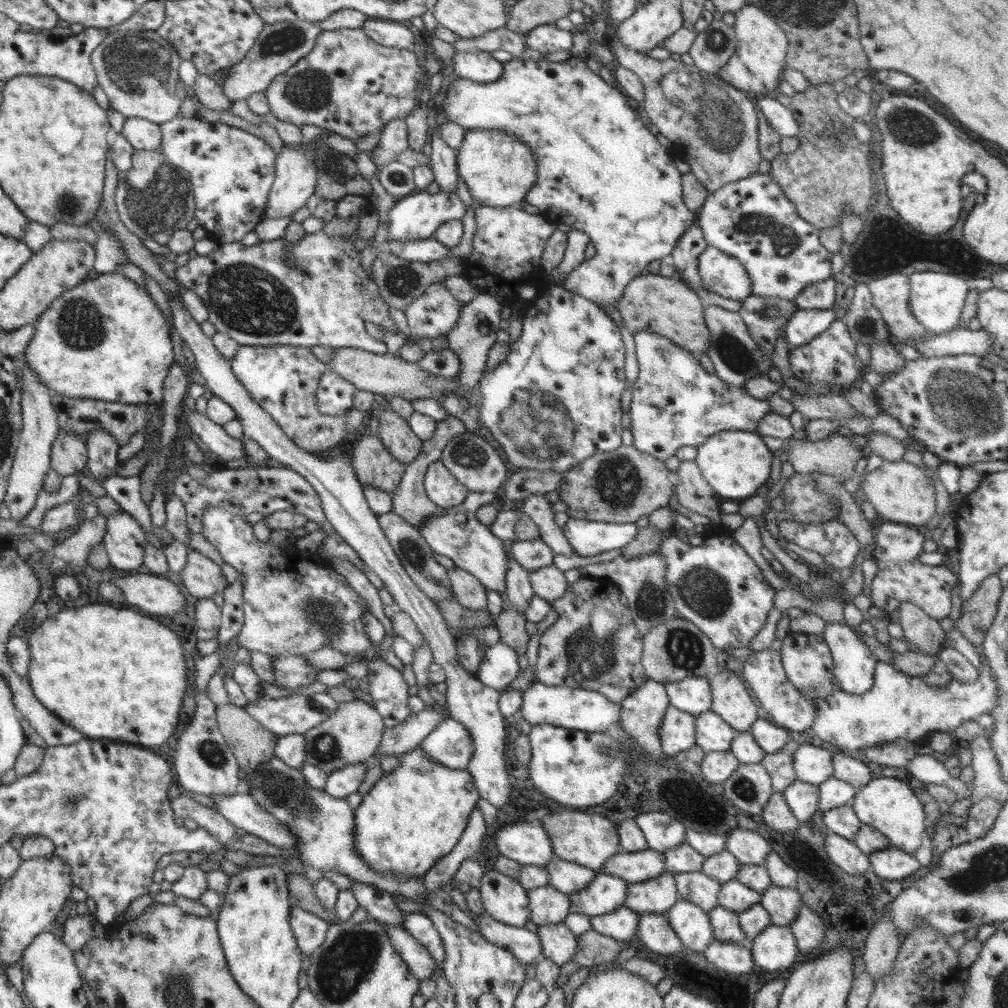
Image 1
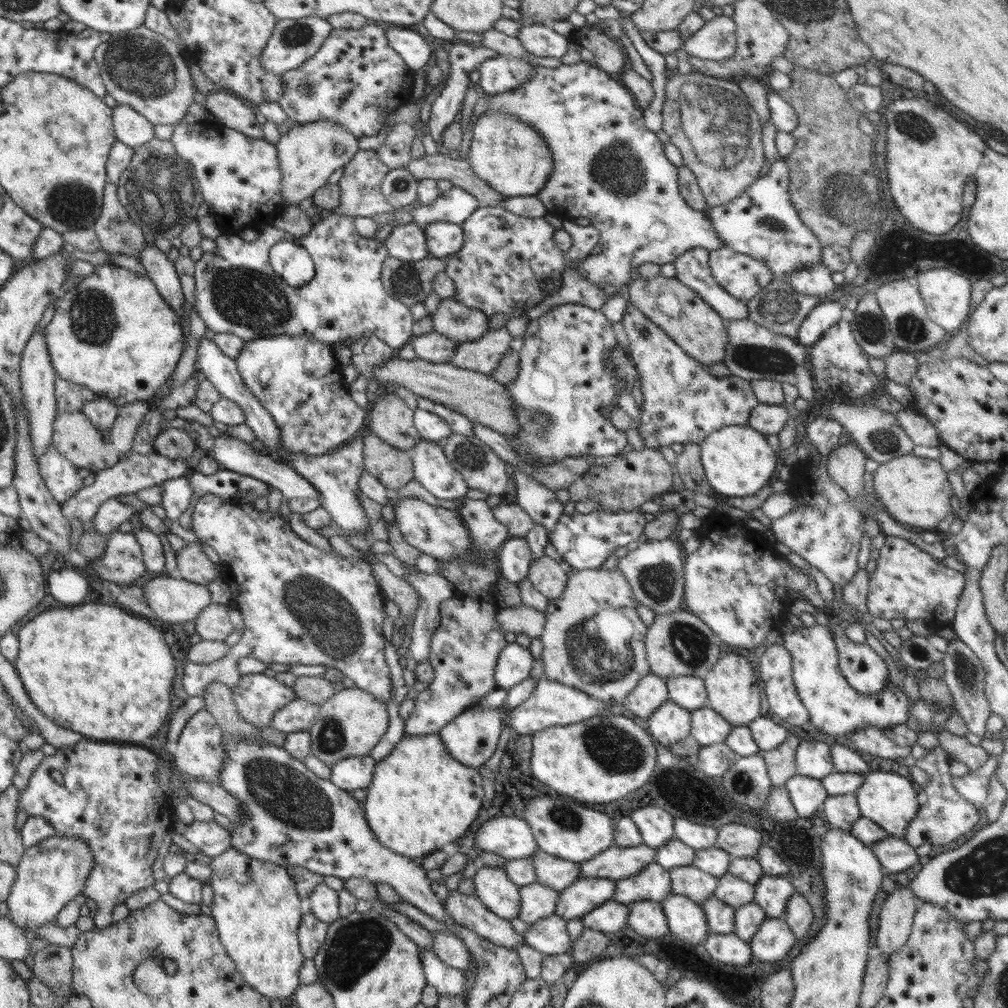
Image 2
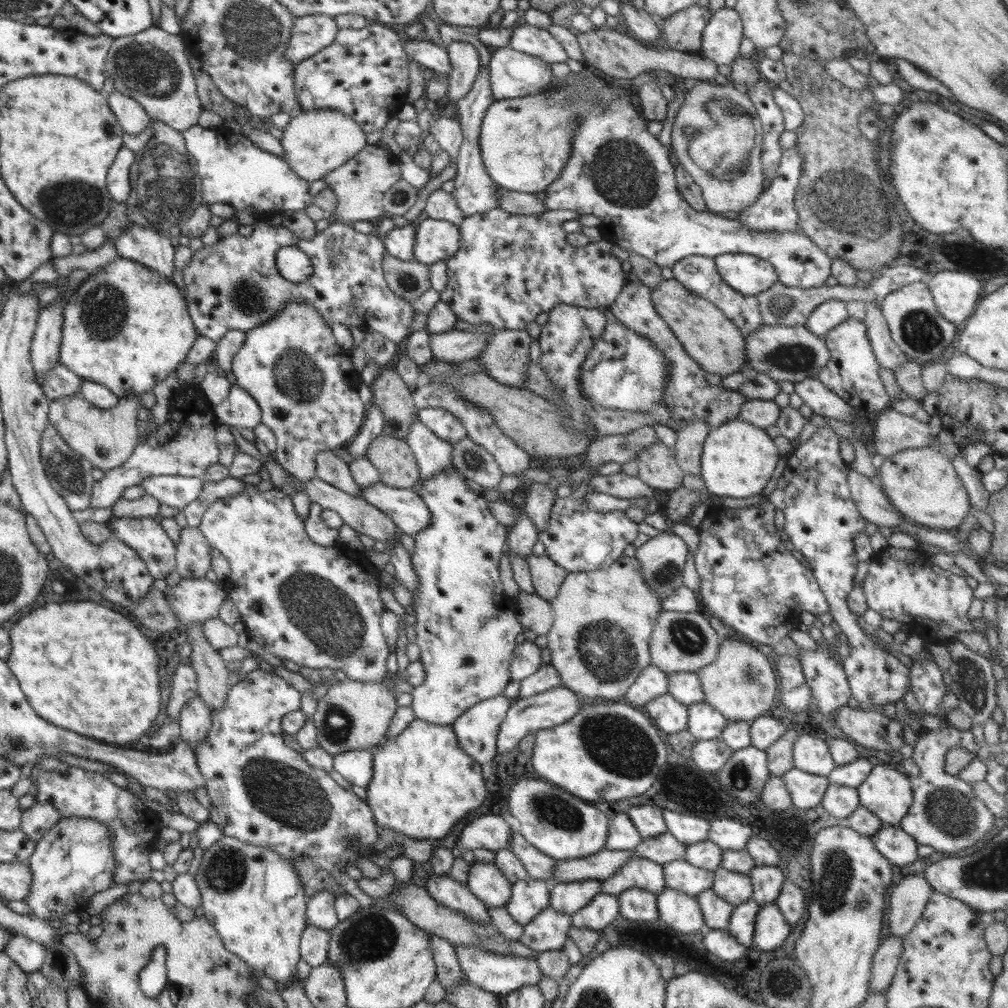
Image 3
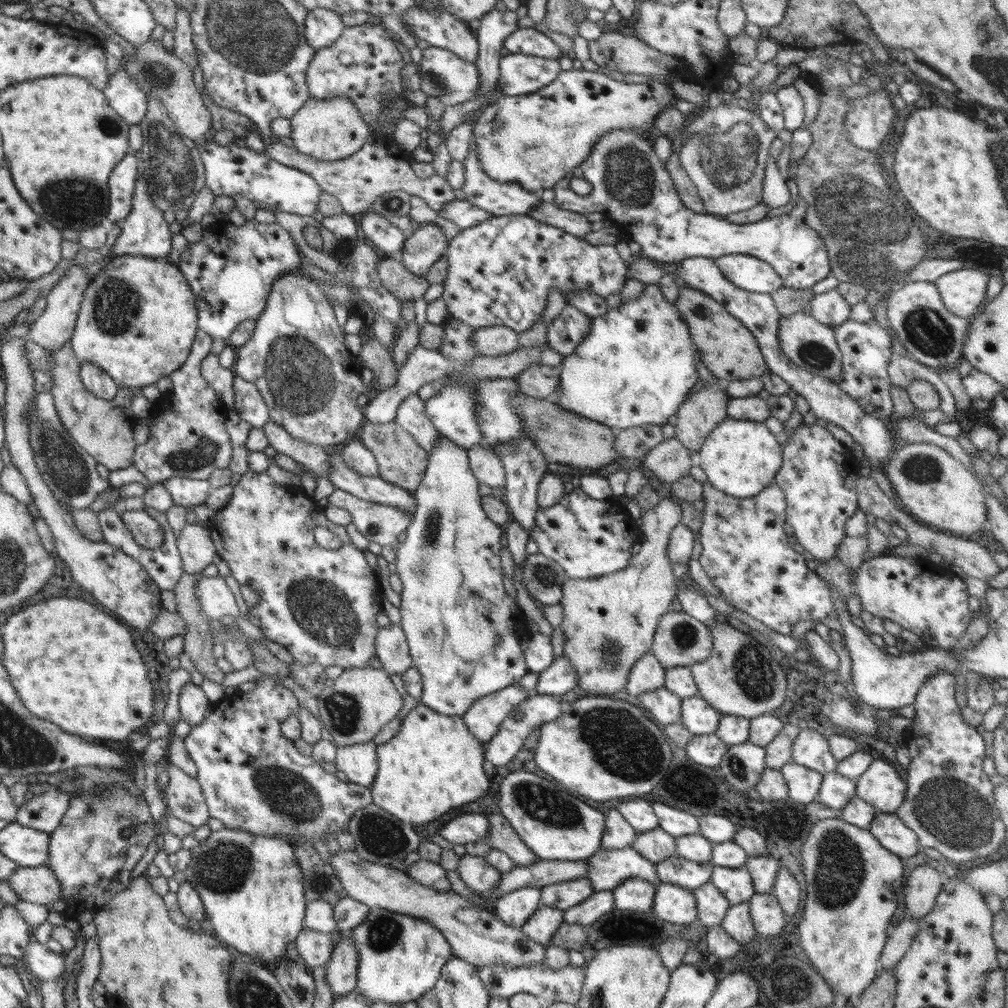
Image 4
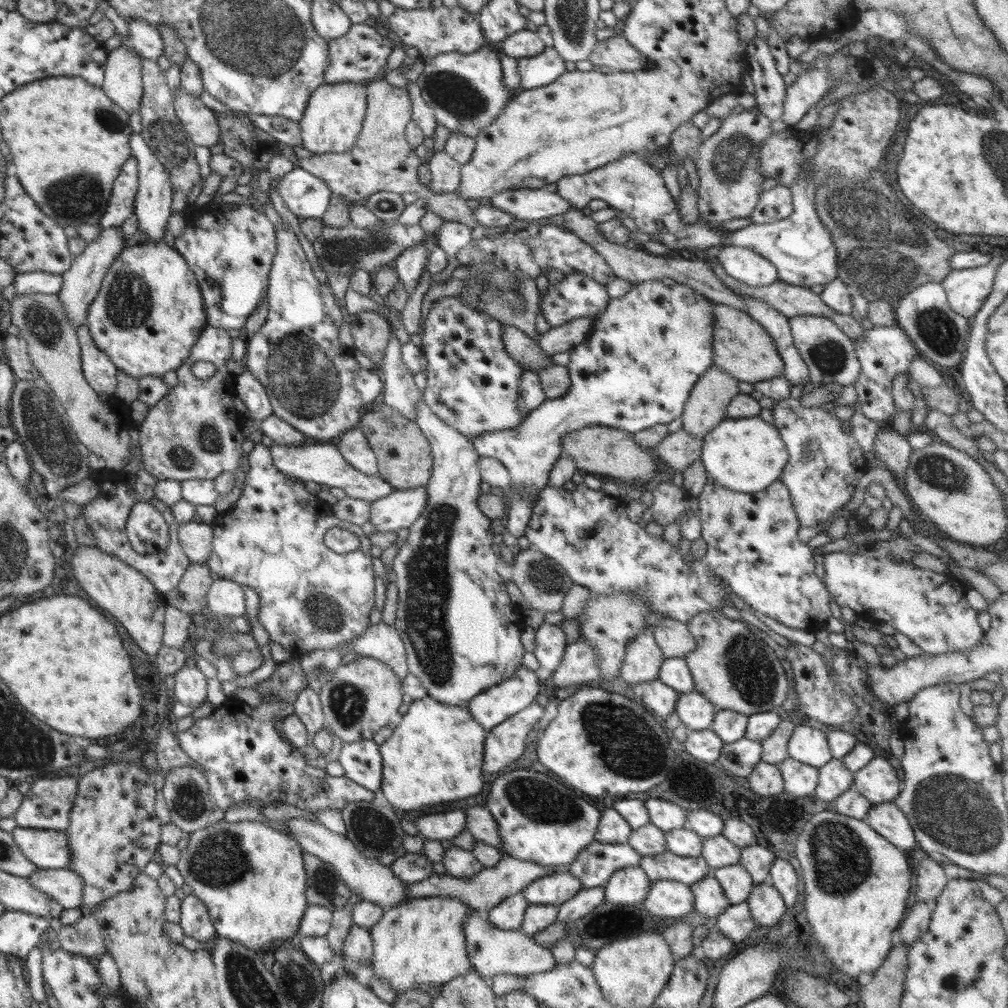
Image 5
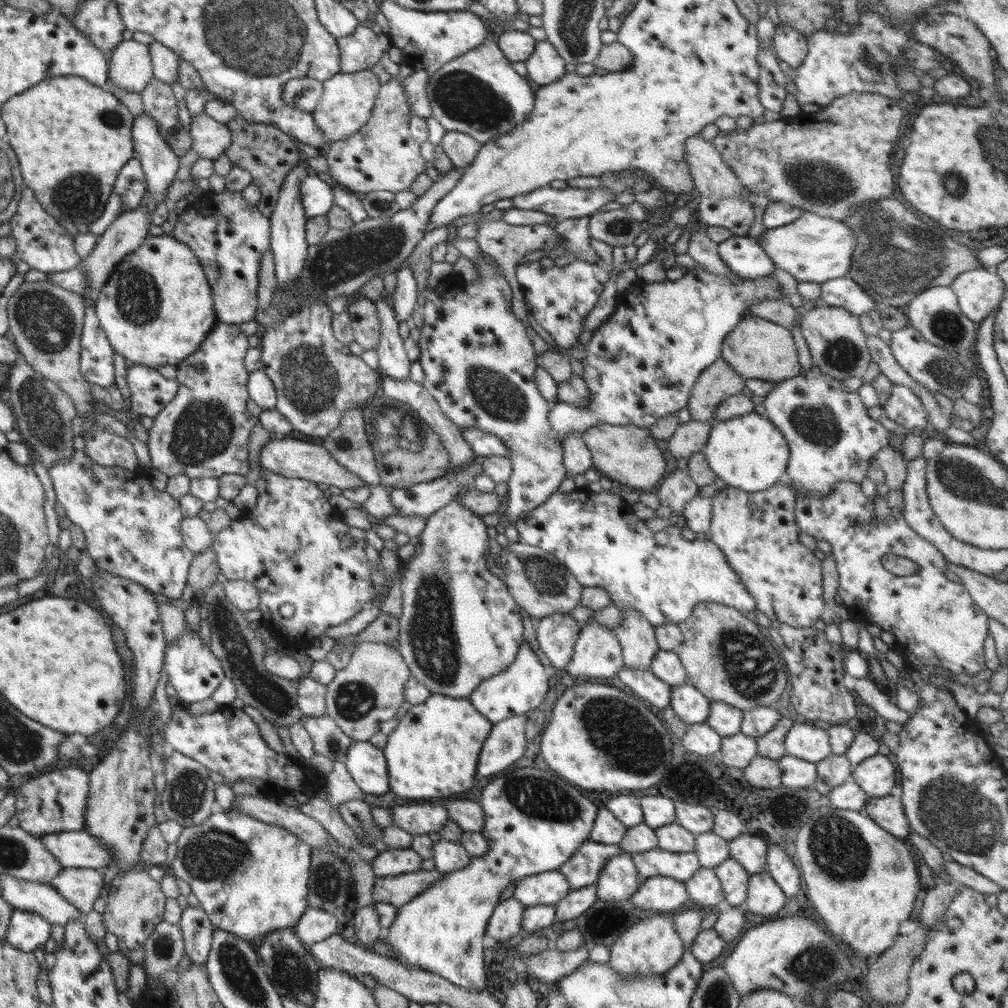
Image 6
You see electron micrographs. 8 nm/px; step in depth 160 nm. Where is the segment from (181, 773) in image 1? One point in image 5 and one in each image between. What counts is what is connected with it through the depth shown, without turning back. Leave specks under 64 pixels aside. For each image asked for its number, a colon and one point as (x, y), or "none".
2: (199, 753)
3: (195, 718)
4: (194, 706)
5: (190, 687)

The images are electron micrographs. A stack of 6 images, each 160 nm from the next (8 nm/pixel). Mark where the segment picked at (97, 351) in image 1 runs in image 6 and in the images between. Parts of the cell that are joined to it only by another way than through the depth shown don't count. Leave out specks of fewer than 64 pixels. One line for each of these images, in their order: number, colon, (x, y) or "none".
2: (113, 333)
3: (127, 327)
4: (138, 320)
5: (147, 316)
6: (157, 307)

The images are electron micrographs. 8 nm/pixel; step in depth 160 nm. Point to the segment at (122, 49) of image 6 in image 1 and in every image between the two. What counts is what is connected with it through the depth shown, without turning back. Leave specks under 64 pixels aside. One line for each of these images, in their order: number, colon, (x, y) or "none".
1: (142, 134)
2: (131, 128)
3: (129, 113)
4: (123, 94)
5: (123, 83)

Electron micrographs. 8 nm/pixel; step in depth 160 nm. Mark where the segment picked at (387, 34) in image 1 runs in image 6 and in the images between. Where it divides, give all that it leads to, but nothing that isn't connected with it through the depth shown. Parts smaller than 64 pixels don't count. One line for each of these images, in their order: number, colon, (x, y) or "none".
2: (407, 42)
3: (430, 56)
4: (445, 76)
5: (466, 92)
6: (479, 93)

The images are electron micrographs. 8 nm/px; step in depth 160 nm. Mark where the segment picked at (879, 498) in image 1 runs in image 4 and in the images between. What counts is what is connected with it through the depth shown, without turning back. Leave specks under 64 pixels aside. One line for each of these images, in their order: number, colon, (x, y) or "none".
2: (914, 490)
3: (921, 483)
4: (932, 487)

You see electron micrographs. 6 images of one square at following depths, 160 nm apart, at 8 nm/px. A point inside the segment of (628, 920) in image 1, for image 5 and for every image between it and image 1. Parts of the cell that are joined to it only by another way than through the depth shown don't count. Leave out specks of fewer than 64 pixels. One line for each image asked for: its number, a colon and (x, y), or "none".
2: (611, 916)
3: (602, 910)
4: (589, 910)
5: (586, 900)

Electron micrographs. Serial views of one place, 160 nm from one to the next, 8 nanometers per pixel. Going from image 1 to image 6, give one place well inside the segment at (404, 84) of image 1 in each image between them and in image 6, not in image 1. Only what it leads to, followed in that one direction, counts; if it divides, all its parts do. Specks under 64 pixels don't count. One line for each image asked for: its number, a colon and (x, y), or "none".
2: (356, 79)
3: (364, 73)
4: (364, 63)
5: (359, 56)
6: (362, 49)

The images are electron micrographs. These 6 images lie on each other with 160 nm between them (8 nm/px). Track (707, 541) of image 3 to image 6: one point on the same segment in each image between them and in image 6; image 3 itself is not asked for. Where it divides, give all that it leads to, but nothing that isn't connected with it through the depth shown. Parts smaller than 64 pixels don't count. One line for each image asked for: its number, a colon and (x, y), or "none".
4: (745, 552)
5: (752, 543)
6: (757, 531)

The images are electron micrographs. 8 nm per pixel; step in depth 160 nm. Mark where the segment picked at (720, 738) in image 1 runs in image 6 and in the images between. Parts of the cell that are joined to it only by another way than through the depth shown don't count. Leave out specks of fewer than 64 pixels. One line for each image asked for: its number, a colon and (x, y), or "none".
2: (707, 726)
3: (704, 722)
4: (700, 718)
5: (695, 711)
6: (691, 706)

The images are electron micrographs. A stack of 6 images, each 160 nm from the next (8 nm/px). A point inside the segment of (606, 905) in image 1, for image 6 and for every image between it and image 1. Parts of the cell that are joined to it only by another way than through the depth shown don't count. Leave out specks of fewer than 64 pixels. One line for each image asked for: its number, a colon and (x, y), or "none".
2: (575, 901)
3: (568, 898)
4: (566, 894)
5: (553, 890)
6: (548, 888)

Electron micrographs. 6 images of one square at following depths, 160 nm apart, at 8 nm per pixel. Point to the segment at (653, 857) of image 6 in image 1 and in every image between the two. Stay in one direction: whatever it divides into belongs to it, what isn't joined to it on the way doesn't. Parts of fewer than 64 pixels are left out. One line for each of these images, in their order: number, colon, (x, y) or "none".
1: (695, 887)
2: (689, 881)
3: (679, 875)
4: (675, 870)
5: (665, 866)

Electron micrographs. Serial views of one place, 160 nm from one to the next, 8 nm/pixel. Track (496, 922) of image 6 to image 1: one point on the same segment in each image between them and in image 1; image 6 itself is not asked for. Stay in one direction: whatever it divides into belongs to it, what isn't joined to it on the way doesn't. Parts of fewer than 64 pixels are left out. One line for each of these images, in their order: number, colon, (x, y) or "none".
1: (547, 905)
2: (537, 901)
3: (529, 897)
4: (514, 908)
5: (508, 915)

